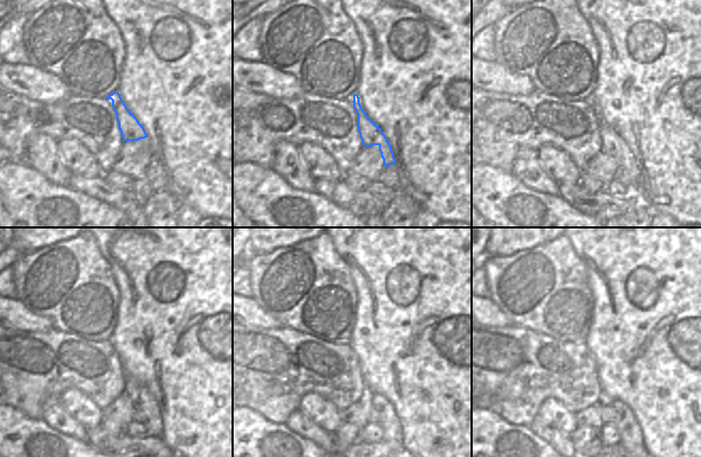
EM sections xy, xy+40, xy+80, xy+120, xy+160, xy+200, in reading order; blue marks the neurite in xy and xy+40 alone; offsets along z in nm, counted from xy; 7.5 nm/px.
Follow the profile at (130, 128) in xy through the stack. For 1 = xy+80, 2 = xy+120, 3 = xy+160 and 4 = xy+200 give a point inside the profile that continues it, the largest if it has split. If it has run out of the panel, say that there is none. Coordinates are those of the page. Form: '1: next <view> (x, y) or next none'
1: next xy+80 (611, 144)
2: next xy+120 (138, 393)
3: next xy+160 (392, 428)
4: next xy+200 (631, 437)

